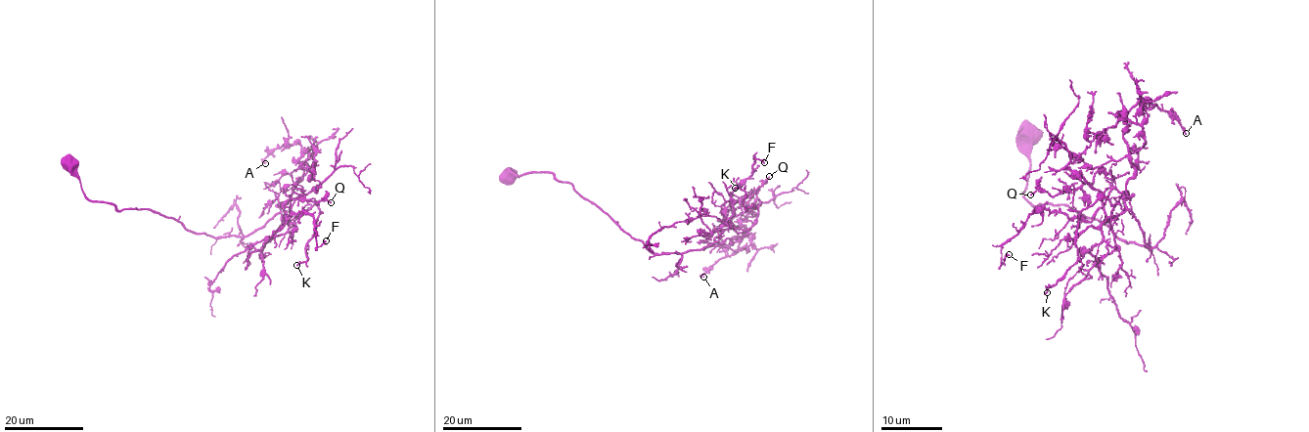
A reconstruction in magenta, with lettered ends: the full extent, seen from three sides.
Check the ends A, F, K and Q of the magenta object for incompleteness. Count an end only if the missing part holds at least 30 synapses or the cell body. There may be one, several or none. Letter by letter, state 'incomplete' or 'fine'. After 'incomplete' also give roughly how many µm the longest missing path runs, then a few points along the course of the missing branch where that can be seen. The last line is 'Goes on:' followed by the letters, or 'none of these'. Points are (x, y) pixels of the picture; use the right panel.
A: fine
F: fine
K: fine
Q: fine
Goes on: none of these

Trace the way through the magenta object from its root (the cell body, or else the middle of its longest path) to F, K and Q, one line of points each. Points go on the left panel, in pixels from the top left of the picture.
F: (70, 162), (83, 194), (117, 210), (150, 209), (212, 237), (307, 212), (317, 245), (326, 240)
K: (70, 162), (89, 199), (212, 237), (246, 237), (316, 204), (296, 265)
Q: (70, 162), (89, 199), (150, 209), (212, 237), (260, 229), (299, 178), (287, 195), (331, 202)

